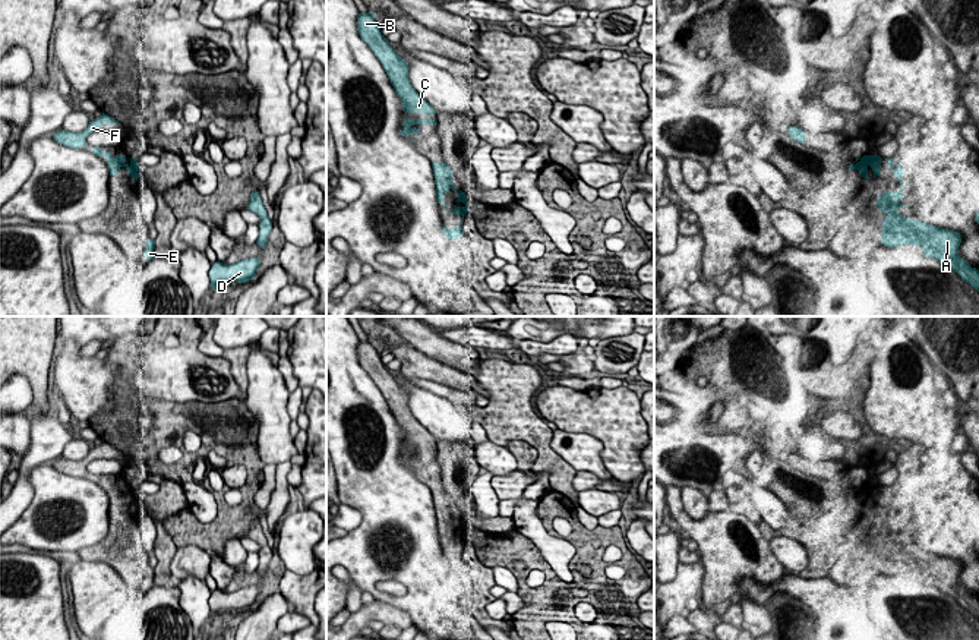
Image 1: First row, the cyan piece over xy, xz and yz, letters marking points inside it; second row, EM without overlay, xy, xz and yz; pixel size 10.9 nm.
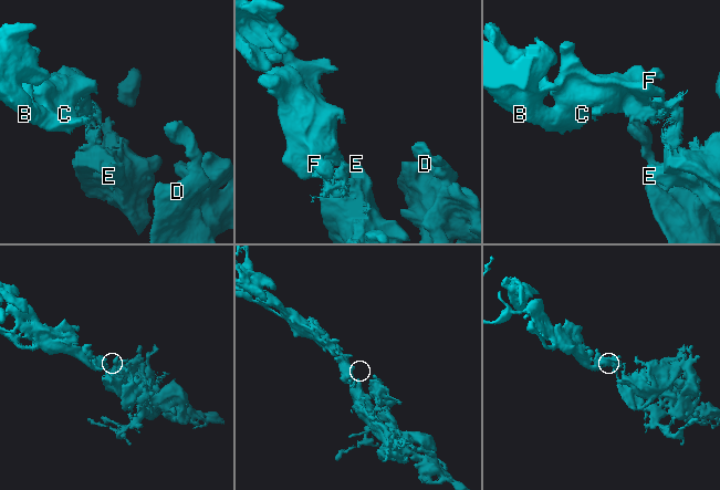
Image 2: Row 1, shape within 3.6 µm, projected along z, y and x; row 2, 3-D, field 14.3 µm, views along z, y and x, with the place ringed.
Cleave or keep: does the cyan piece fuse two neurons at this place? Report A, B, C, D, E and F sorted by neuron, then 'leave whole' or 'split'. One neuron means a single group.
A B C D E F | leave whole

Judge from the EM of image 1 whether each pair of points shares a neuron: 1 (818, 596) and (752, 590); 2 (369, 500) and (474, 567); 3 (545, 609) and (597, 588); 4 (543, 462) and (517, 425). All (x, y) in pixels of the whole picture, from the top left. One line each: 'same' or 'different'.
1: same
2: same
3: same
4: same

